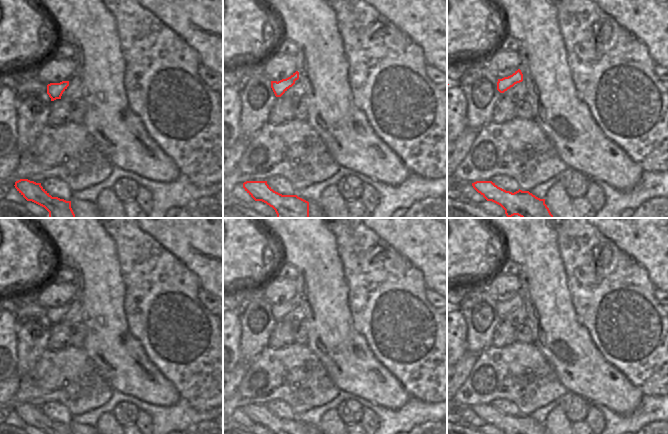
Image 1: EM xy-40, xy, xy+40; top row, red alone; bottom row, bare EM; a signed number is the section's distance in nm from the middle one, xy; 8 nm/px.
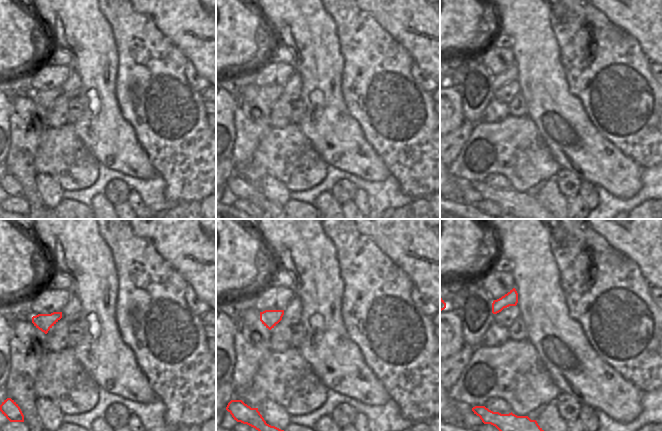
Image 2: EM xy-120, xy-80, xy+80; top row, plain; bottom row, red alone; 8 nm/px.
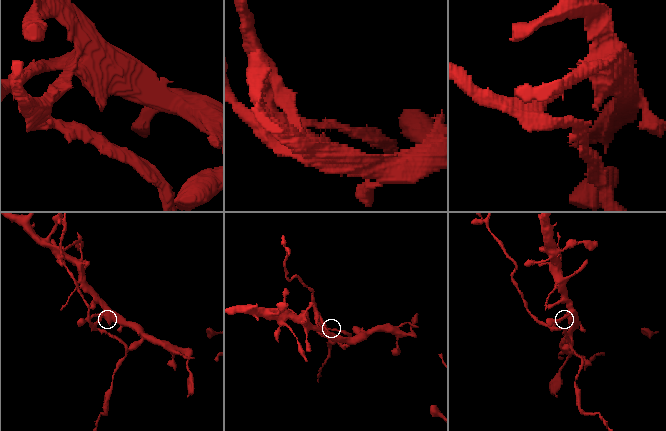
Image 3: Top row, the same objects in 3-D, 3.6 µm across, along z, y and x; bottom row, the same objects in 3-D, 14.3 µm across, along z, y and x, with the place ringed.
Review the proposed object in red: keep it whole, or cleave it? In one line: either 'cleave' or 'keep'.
cleave

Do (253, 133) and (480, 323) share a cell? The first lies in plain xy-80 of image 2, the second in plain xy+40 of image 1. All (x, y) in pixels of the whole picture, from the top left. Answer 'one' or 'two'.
one

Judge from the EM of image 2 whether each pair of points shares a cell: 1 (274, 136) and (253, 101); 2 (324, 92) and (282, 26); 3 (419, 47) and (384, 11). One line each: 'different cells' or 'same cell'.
1: different cells
2: same cell
3: same cell

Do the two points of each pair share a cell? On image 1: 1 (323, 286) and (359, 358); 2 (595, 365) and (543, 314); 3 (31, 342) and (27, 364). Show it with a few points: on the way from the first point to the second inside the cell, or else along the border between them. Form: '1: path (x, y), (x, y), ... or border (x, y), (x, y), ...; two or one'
1: path (325, 304), (330, 330), (341, 341); one
2: path (582, 353), (556, 327); one
3: path (30, 347), (27, 359); one

